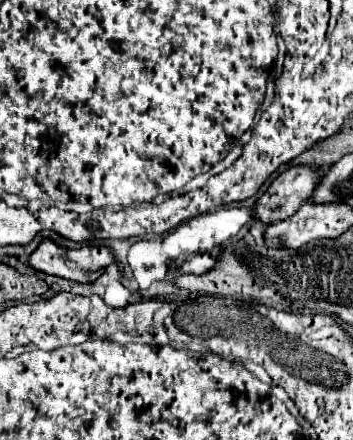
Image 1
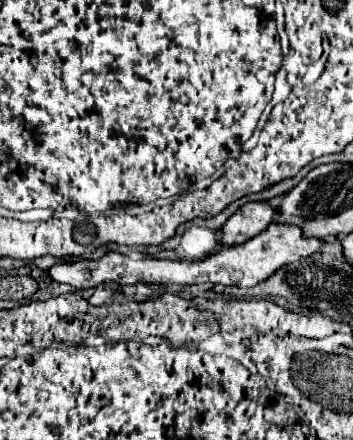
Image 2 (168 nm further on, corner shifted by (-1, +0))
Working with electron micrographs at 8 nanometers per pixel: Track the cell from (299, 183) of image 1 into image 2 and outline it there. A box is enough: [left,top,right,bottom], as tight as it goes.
[223,200,279,244]

